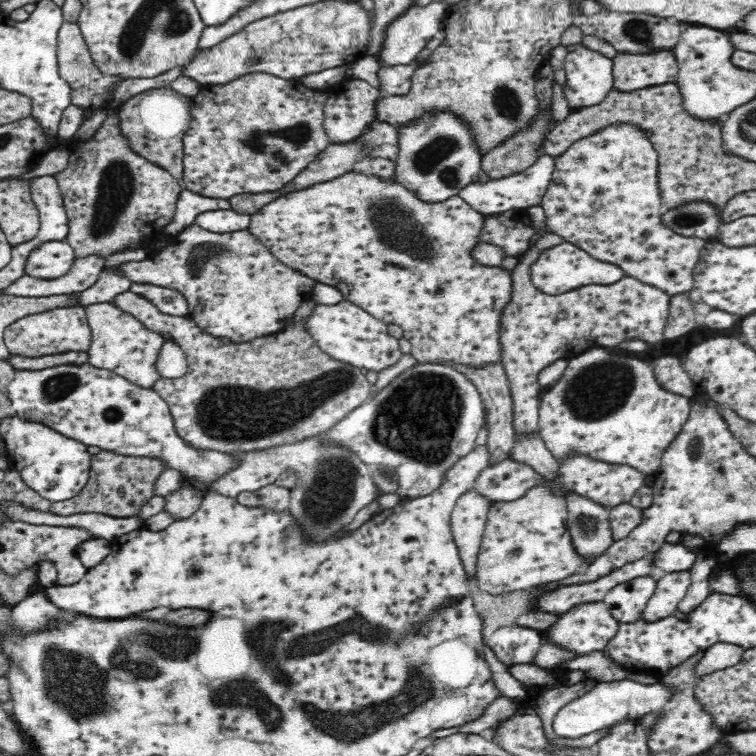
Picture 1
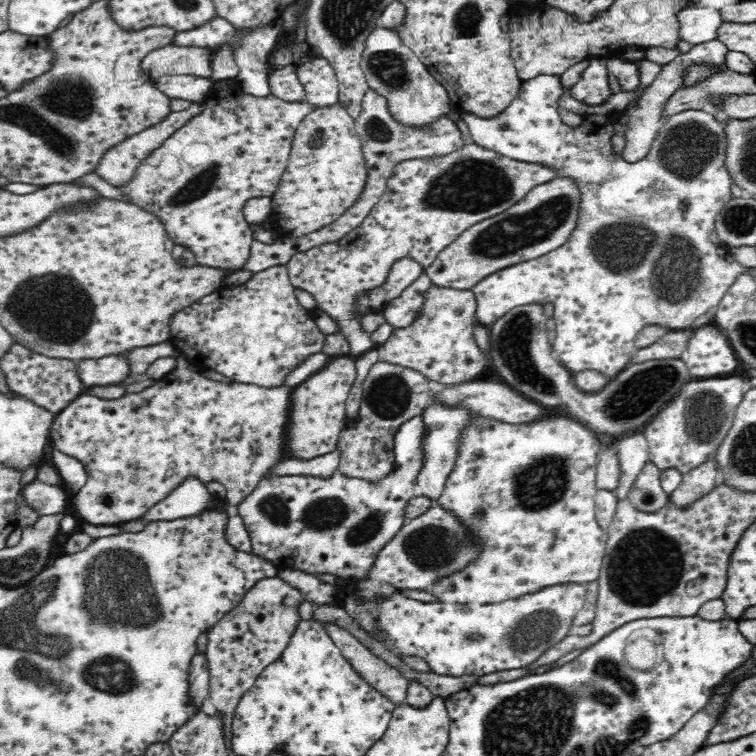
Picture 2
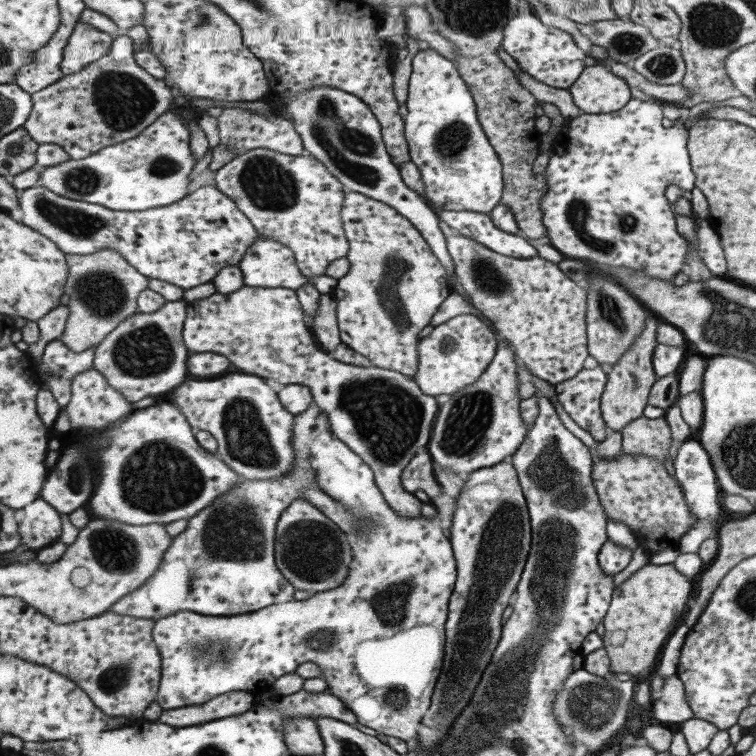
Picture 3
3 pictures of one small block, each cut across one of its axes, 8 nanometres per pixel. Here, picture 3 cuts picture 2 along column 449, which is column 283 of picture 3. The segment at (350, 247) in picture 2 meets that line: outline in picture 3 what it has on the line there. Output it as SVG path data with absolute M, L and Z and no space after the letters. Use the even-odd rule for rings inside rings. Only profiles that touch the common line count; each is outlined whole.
M257 148L237 155L214 175L215 185L221 189L252 220L261 236L279 240L294 253L297 265L304 276L325 280L325 272L335 260L347 257L350 249L349 238L345 236L343 224L343 203L347 190L333 172L313 155L291 156L269 148Z

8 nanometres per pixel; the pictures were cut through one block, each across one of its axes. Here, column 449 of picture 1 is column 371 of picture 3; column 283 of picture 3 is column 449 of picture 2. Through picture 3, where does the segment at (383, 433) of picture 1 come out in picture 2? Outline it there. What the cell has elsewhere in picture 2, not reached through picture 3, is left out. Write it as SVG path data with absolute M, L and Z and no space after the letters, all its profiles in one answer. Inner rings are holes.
M432 285L422 294L415 320L404 328L392 327L390 336L376 346L379 360L417 369L429 381L456 385L475 381L486 368L486 354L474 339L477 300L472 290L455 290Z

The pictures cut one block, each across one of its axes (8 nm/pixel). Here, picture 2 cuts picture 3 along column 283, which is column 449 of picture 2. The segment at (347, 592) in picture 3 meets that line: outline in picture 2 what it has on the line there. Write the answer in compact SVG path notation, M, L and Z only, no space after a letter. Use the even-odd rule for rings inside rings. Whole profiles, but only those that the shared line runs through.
M576 583L546 587L541 591L521 596L520 599L508 599L502 603L477 604L439 603L434 600L423 603L406 599L397 590L380 606L373 606L373 604L358 606L358 603L354 602L354 590L350 585L342 587L342 591L347 593L343 602L344 610L368 635L371 635L374 620L377 619L388 649L395 654L401 653L404 656L424 659L428 663L429 672L452 677L464 675L480 677L503 670L526 668L538 656L542 656L550 646L560 642L568 634L572 620L583 607L586 598L586 584Z

